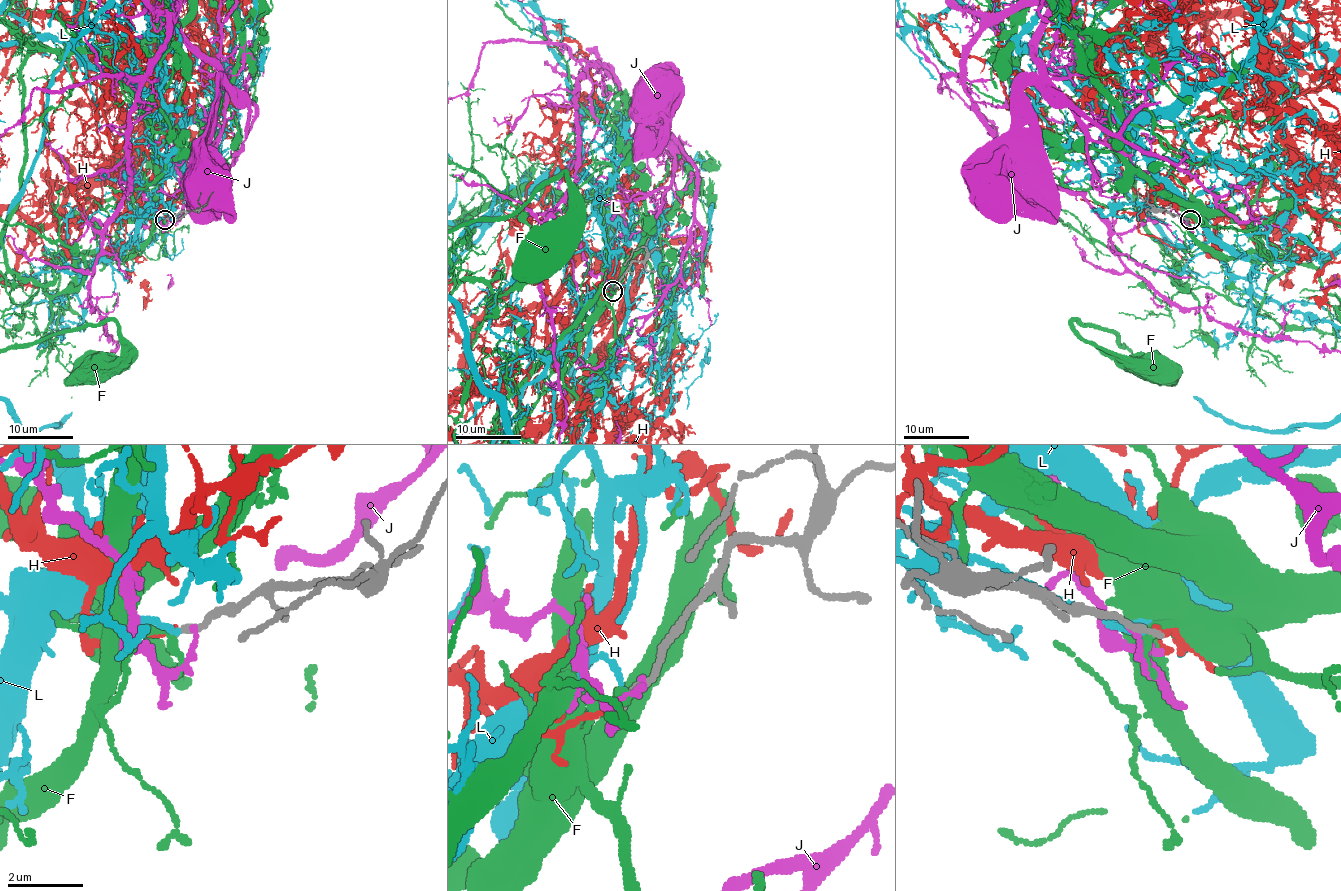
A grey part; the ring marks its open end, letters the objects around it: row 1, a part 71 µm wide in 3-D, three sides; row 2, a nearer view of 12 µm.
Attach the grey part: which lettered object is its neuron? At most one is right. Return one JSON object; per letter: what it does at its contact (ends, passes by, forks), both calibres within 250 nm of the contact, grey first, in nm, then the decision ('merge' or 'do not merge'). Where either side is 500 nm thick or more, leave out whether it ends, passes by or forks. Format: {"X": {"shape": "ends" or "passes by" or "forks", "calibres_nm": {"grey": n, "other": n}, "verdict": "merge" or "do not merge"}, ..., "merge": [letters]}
{"F": {"shape": "passes by", "calibres_nm": {"grey": 200, "other": 240}, "verdict": "do not merge"}, "H": {"shape": "ends", "calibres_nm": {"grey": 200, "other": 140}, "verdict": "do not merge"}, "J": {"shape": "ends", "calibres_nm": {"grey": 240, "other": 130}, "verdict": "do not merge"}, "L": {"shape": "ends", "calibres_nm": {"grey": 220, "other": 120}, "verdict": "do not merge"}, "merge": []}

